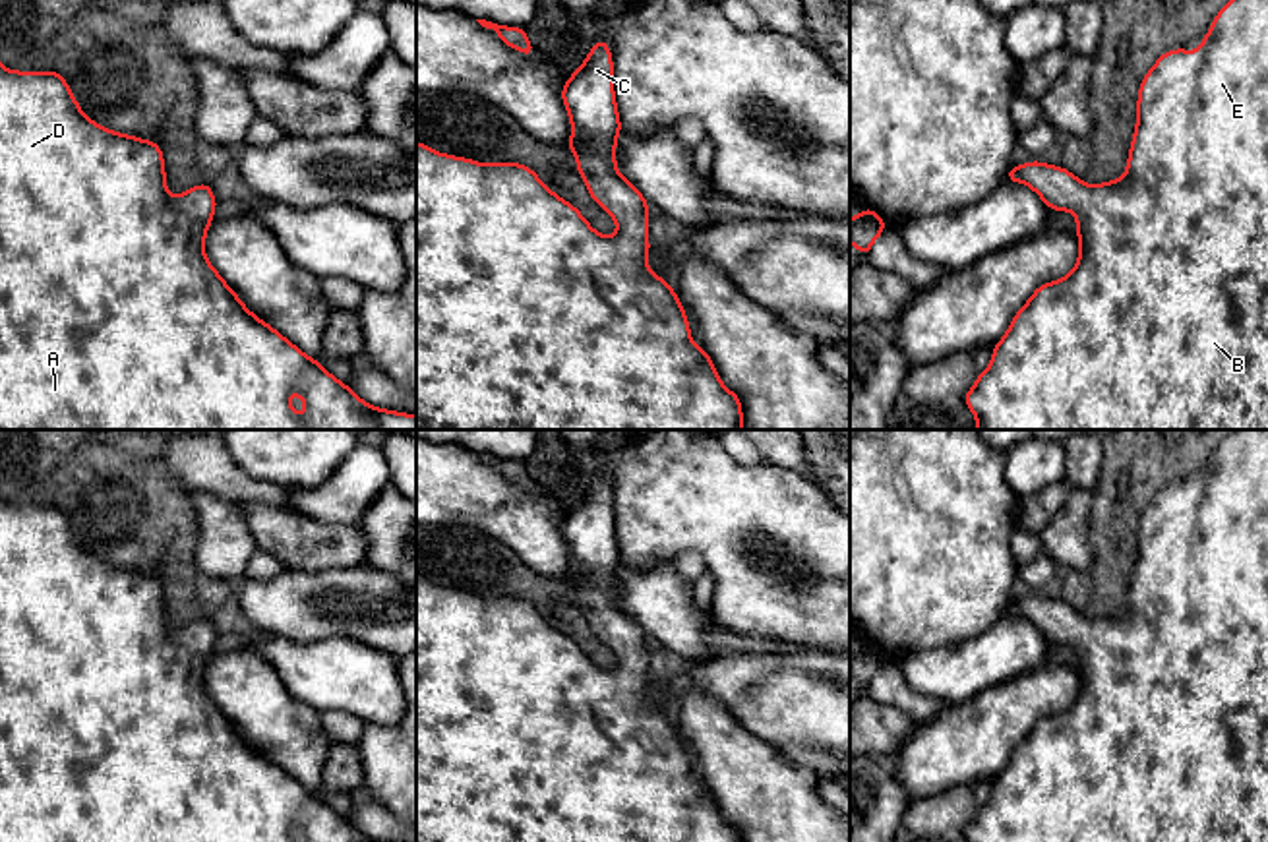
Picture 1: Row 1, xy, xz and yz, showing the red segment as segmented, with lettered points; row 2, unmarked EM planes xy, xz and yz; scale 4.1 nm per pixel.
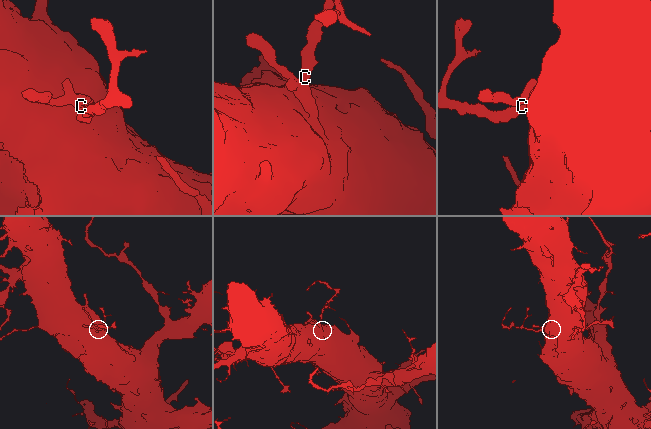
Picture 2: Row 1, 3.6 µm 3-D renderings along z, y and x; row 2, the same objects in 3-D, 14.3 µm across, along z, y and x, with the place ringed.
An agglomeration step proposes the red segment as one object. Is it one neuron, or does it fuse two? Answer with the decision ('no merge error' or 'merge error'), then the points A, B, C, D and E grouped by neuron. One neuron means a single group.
no merge error; groups A B C D E

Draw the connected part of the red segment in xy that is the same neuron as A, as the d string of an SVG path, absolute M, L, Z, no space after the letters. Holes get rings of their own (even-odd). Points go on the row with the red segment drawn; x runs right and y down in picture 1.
M0 66L0 430L416 430L416 416L364 403L240 302L205 257L215 207L207 182L168 195L161 147L91 122L62 74ZM290 393L304 399L302 418L288 406Z

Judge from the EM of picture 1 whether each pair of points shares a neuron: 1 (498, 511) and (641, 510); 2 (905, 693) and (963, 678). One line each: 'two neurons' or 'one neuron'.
1: two neurons
2: two neurons

